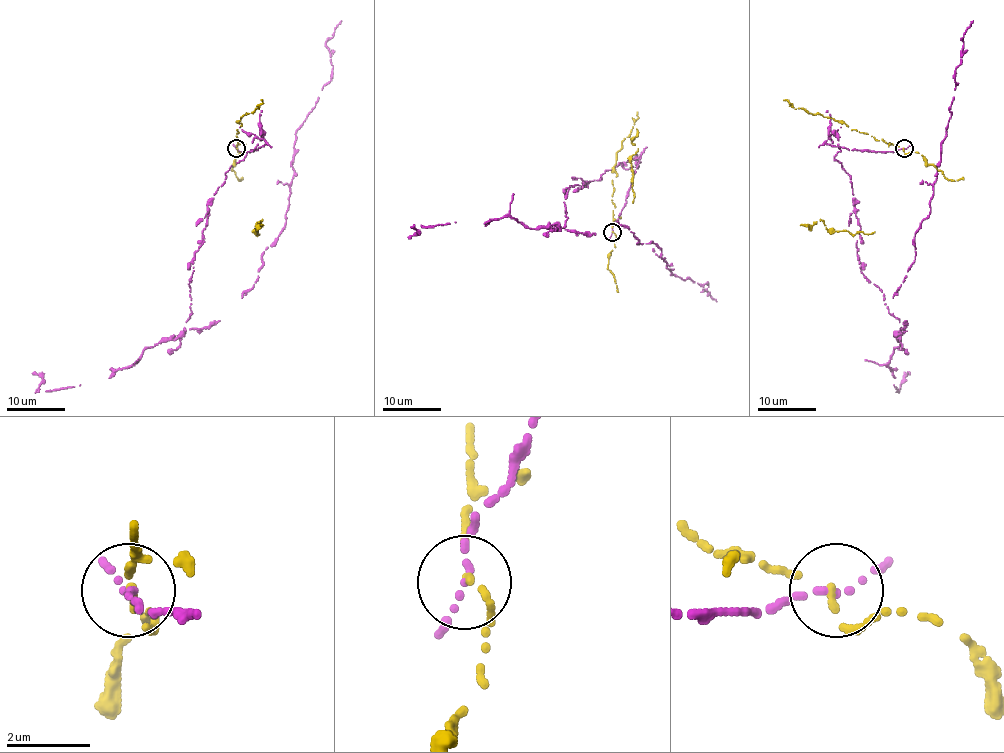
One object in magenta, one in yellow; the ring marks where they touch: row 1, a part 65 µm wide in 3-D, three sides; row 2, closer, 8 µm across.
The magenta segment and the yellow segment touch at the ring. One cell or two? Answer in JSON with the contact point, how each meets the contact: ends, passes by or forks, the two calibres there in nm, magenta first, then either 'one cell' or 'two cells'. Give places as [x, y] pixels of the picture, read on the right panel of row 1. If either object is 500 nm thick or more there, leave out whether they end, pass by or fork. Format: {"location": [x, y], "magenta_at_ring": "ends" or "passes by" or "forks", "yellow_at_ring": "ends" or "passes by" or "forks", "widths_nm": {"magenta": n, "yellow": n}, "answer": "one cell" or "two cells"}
{"location": [904, 148], "magenta_at_ring": "passes by", "yellow_at_ring": "passes by", "widths_nm": {"magenta": 110, "yellow": 110}, "answer": "two cells"}

